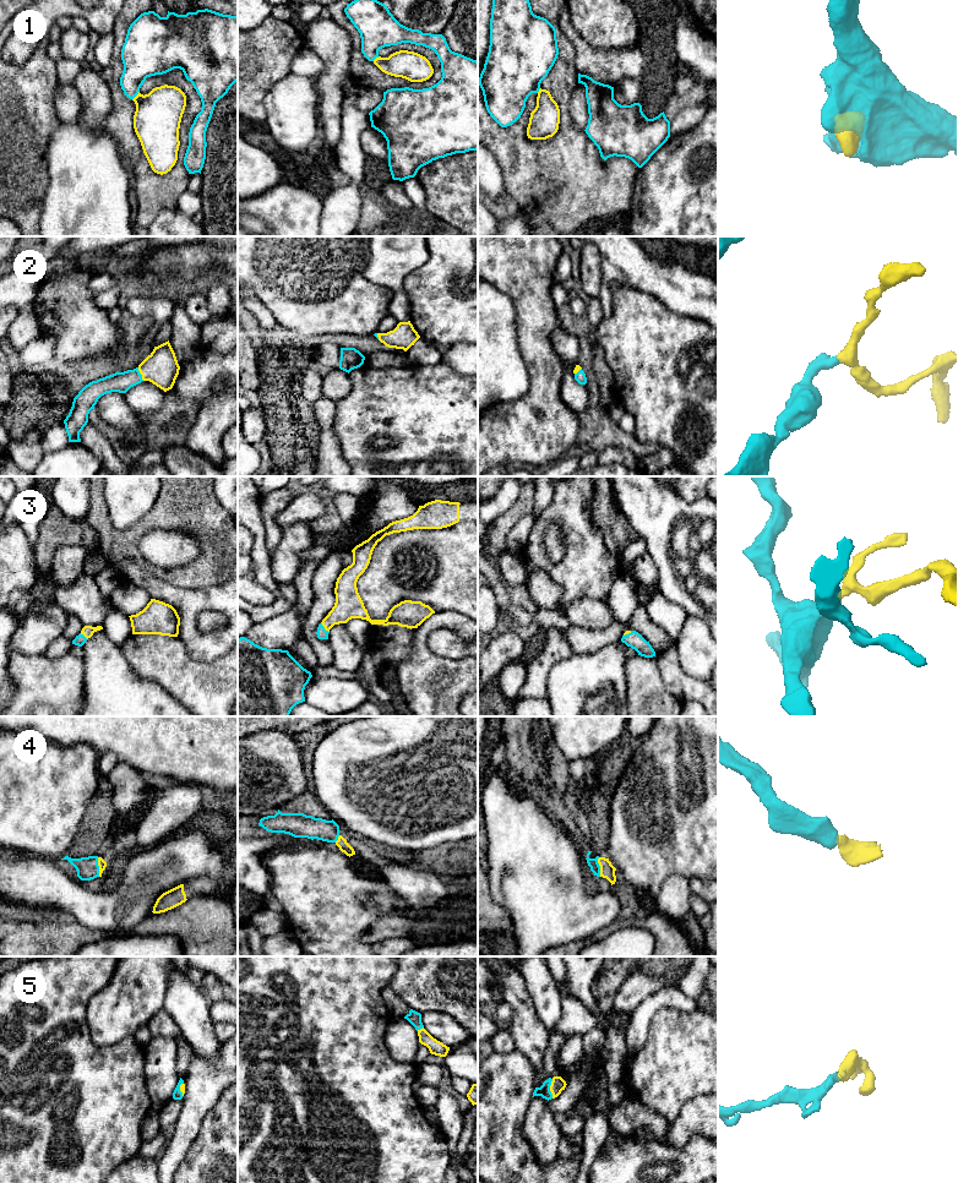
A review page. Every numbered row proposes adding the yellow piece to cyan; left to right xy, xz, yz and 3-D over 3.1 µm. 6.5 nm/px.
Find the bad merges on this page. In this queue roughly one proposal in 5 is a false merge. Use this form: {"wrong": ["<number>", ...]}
{"wrong": []}

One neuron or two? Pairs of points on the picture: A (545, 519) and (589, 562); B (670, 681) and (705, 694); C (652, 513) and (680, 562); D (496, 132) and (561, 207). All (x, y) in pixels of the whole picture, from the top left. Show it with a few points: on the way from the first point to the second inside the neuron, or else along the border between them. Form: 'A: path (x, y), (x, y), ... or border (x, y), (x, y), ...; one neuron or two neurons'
A: path (560, 518), (584, 543), (586, 548); one neuron
B: path (679, 683), (685, 688), (696, 691); one neuron
C: path (656, 525), (658, 540), (668, 550); one neuron
D: path (515, 152), (539, 178), (543, 178), (553, 187); one neuron

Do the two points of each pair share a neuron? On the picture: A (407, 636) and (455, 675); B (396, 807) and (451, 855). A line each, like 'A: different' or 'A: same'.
A: different
B: different

